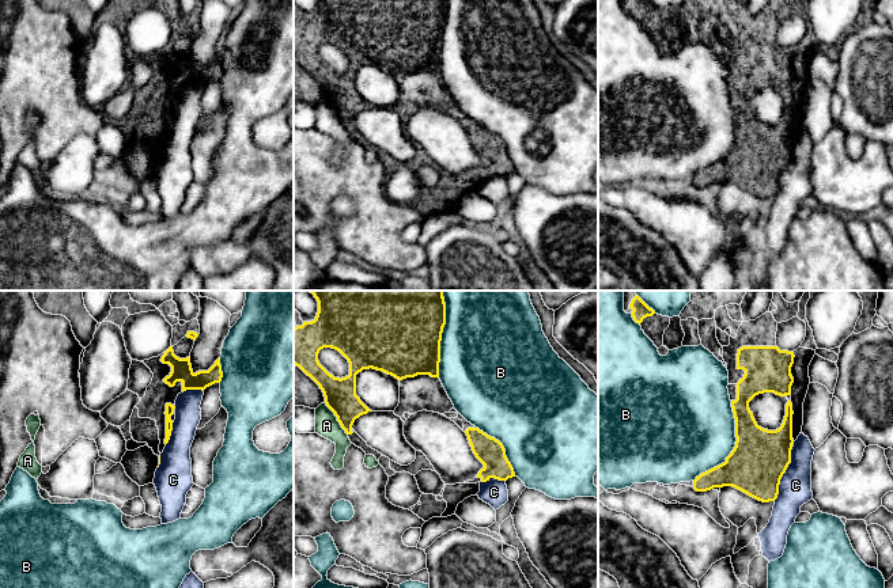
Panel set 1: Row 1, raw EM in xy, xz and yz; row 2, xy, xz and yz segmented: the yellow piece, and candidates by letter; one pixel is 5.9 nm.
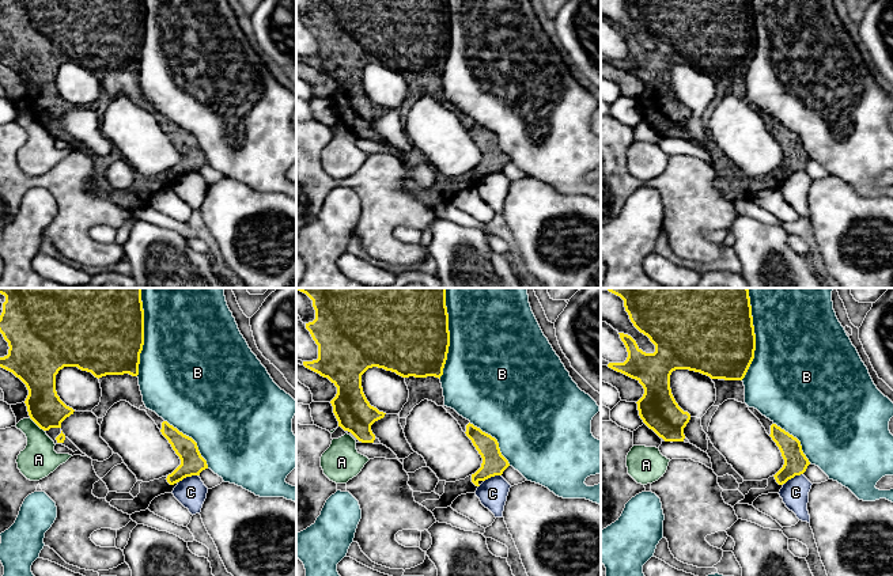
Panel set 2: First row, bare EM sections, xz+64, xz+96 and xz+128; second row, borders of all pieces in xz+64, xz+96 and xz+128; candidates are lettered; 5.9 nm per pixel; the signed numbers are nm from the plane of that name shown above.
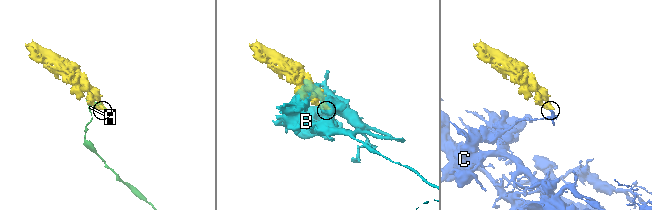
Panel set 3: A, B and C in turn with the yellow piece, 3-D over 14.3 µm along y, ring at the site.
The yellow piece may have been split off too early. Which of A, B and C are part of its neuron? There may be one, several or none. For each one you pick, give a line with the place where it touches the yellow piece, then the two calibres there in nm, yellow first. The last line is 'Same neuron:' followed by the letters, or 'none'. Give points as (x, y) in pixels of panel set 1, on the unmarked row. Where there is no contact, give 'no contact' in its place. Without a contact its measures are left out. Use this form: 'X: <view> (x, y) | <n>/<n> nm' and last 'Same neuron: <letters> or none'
Same neuron: none

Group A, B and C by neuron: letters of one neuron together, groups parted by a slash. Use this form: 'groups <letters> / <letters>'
groups A / B / C

